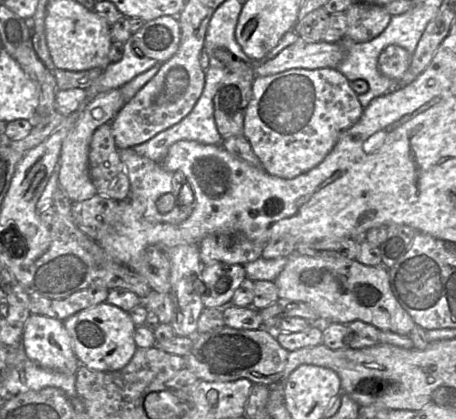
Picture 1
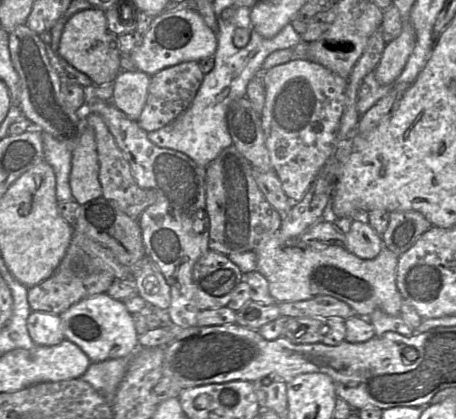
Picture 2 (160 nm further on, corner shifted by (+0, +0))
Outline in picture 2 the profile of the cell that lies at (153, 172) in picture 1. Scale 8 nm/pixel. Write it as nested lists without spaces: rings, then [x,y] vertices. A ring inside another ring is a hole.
[[[90,100],[84,109],[99,114],[128,161],[140,188],[155,190],[156,202],[138,219],[146,255],[157,265],[170,287],[168,314],[173,324],[186,329],[197,325],[200,311],[195,302],[193,267],[209,249],[209,217],[206,211],[206,169],[186,154],[153,144],[137,121],[129,119],[110,101]]]

